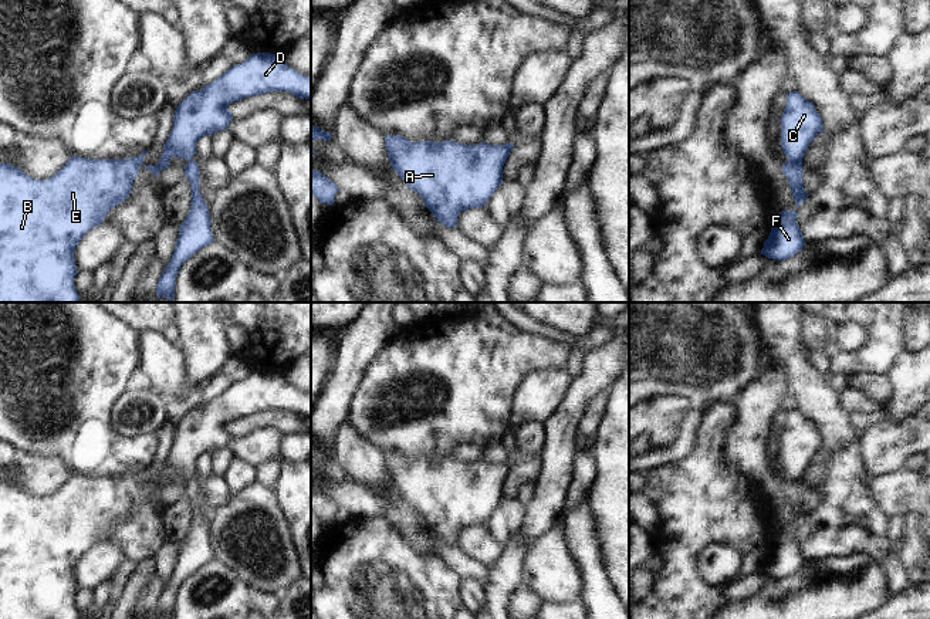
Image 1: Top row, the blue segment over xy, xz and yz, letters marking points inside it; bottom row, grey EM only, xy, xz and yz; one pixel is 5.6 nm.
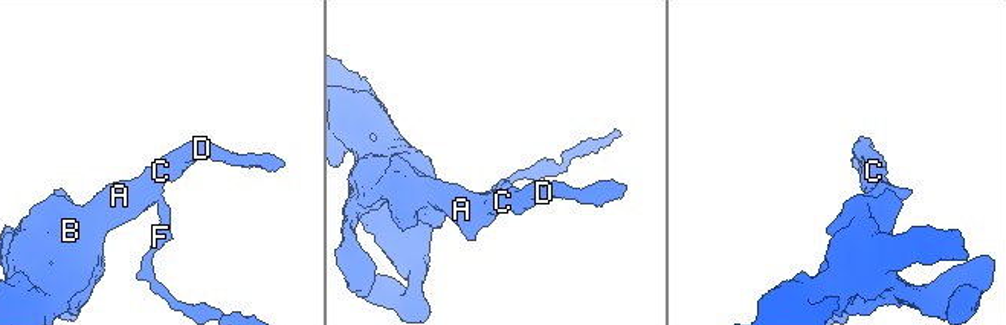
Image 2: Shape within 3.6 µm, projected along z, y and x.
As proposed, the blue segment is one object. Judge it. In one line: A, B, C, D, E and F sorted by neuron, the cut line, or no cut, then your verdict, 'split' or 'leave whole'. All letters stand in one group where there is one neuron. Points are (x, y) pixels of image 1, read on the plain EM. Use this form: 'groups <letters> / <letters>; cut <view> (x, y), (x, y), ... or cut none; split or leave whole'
groups A B C D E / F; cut yz (788, 477), (801, 487); split

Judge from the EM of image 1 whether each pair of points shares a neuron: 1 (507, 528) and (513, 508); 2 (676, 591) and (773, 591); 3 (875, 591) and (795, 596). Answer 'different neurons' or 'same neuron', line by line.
1: same neuron
2: different neurons
3: same neuron

